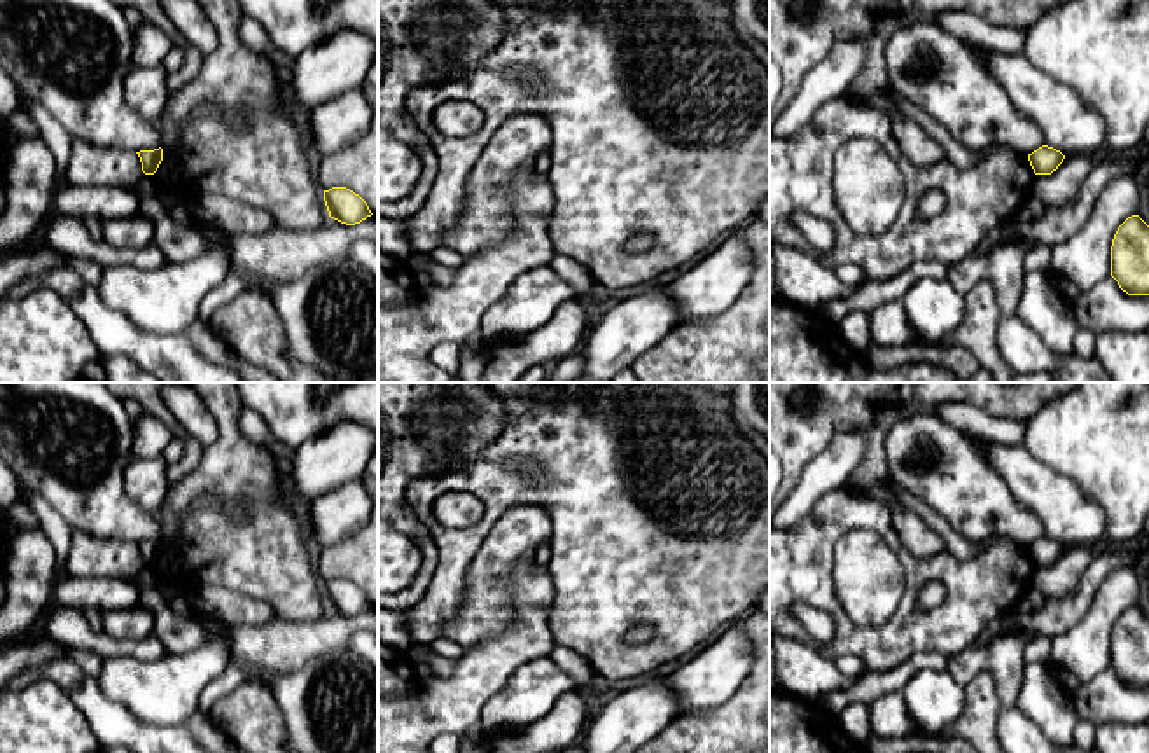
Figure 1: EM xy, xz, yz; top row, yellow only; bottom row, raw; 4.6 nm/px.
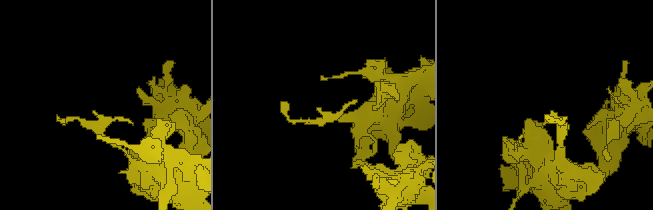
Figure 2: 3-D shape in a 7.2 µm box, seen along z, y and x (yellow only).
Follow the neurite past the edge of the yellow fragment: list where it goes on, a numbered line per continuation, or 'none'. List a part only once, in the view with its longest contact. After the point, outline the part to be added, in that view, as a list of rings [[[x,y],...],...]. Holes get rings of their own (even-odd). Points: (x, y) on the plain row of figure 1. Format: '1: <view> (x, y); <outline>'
none

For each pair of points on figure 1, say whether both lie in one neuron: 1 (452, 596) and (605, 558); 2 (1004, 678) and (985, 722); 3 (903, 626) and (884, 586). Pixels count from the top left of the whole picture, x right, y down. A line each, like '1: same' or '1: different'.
1: same
2: different
3: different

